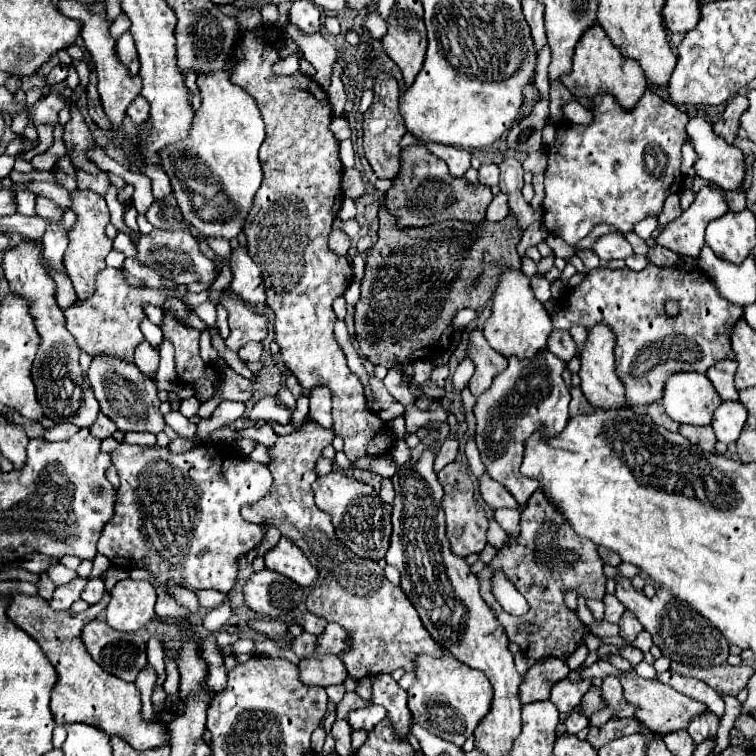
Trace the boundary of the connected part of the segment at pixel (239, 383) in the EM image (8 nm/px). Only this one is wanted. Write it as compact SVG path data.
M226 368L226 372L222 374L222 382L216 388L216 394L201 404L198 416L203 419L210 418L210 414L222 400L246 402L246 400L250 400L250 396L252 396L252 382L248 378L236 374L232 368Z

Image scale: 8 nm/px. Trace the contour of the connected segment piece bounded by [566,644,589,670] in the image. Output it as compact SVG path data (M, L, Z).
M581 644L574 652L571 654L567 660L566 663L568 664L569 668L571 670L574 670L581 666L586 658L588 657L589 650L586 647L586 644Z

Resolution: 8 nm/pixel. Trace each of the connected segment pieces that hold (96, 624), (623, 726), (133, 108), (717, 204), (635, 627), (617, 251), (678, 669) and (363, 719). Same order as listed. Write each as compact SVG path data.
M90 620L84 630L82 630L82 640L90 652L90 656L94 658L94 662L98 662L106 672L126 680L126 682L134 682L138 672L148 664L146 660L146 636L140 632L118 632L112 630L106 622L102 620Z
M636 718L610 720L600 728L590 728L590 734L586 740L598 750L616 738L638 733L641 727L641 722Z
M138 96L138 98L128 106L128 116L132 118L134 124L144 122L144 118L148 118L148 102L144 102L144 98Z
M716 184L702 186L692 206L680 218L670 222L656 238L656 244L666 246L682 256L698 256L704 246L704 230L710 220L728 212L724 190Z
M628 610L622 614L622 618L620 618L618 626L620 626L620 636L622 636L624 640L628 640L630 644L636 640L638 632L642 632L642 630L644 630L644 628L642 628L642 624L636 620L636 616L632 616L632 612L628 612Z
M606 234L606 236L602 236L594 244L592 250L600 256L600 260L612 260L612 258L622 258L624 260L624 258L634 254L630 242L622 234Z
M674 662L672 672L704 680L716 692L728 692L728 694L736 696L742 688L746 688L750 676L754 674L754 668L750 668L746 664L742 664L742 666L722 664L722 666L712 666L712 668L694 668L694 666L684 666L684 664Z
M368 704L366 708L360 708L360 710L352 710L350 716L348 716L348 722L354 730L370 730L374 728L380 720L384 720L386 714L384 714L384 706L376 706L376 704Z

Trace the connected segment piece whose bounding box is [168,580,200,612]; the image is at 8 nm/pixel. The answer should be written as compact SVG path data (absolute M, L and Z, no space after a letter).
M168 580L168 584L170 584L168 586L170 588L170 594L176 598L178 604L182 604L184 608L188 608L190 612L198 612L200 604L198 604L198 598L196 598L196 594L192 590L188 590L184 586L176 586L174 580Z

